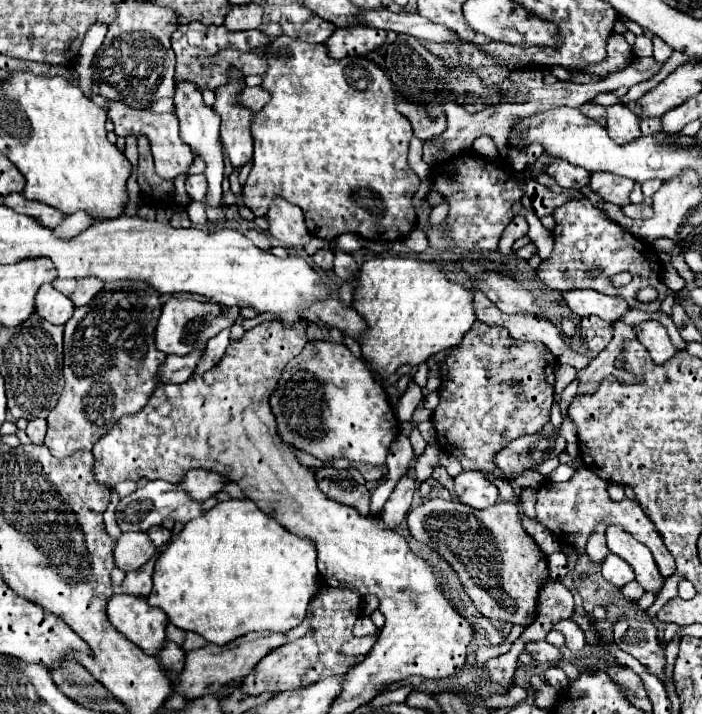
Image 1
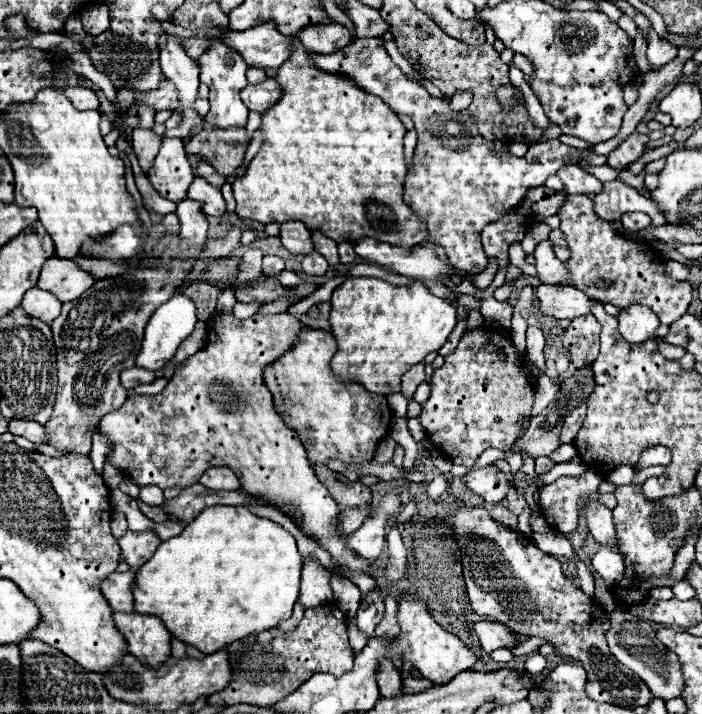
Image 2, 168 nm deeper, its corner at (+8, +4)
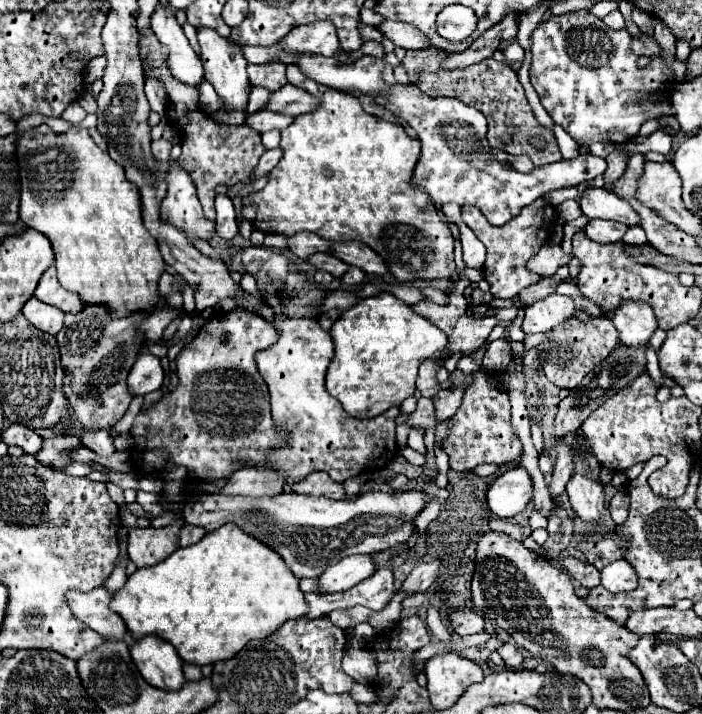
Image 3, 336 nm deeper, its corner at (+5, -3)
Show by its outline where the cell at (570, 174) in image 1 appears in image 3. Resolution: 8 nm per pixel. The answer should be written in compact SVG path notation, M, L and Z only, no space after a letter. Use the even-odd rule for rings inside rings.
M585 188L581 192L581 210L589 218L615 220L627 226L639 224L639 218L635 218L635 210L631 210L627 202L619 202L619 198L615 198L615 194L611 194L607 188Z

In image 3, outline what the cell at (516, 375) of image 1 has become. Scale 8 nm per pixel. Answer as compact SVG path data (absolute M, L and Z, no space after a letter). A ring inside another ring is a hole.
M459 368L449 374L451 388L463 388L463 402L453 418L445 420L449 434L445 436L441 448L449 456L449 466L457 472L473 470L481 464L507 464L521 456L521 442L511 428L511 406L505 390L495 388L491 382L497 378L495 372L477 370L471 376L465 376ZM471 380L467 386L465 382Z

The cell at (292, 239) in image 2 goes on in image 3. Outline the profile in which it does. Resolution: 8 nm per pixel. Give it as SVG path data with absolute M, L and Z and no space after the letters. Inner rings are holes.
M315 252L311 256L307 256L307 260L311 266L319 268L319 270L327 270L329 274L333 274L335 278L341 278L347 272L347 264L343 264L339 258L335 258L333 254L323 254L323 252Z

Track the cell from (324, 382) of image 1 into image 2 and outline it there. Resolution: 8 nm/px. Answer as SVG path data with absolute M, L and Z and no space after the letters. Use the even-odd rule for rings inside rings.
M302 327L296 343L276 363L264 369L264 383L274 395L276 411L296 431L312 465L326 465L328 459L340 459L344 463L370 461L378 441L392 427L392 411L386 397L378 397L358 383L342 383L334 377L330 369L334 353L336 339L330 331Z

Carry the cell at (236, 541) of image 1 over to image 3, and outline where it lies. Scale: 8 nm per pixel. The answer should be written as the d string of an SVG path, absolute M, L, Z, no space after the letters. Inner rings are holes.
M227 522L223 524L219 530L211 530L207 532L197 544L193 546L187 546L187 548L179 548L175 550L171 556L167 556L163 562L151 566L151 568L139 568L133 576L129 576L127 584L115 594L115 598L111 600L111 610L115 610L125 622L127 622L127 628L131 630L131 636L133 638L139 638L139 636L145 636L145 634L155 634L167 642L171 642L177 650L177 654L185 660L185 662L193 662L193 664L215 664L219 660L227 660L227 658L233 658L249 640L261 640L261 638L267 638L269 634L273 634L279 626L283 626L287 620L293 620L293 618L301 618L305 612L307 612L307 604L303 600L303 592L299 588L299 578L295 578L295 574L291 574L291 570L287 568L285 560L273 550L269 548L267 544L263 544L261 540L257 540L255 536L243 532L235 522Z

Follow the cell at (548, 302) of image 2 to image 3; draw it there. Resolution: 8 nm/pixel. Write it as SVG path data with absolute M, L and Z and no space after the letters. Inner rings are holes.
M553 292L547 298L537 300L531 306L527 306L525 318L523 318L523 332L535 334L535 332L553 330L555 326L575 316L575 312L577 308L571 296L561 296Z

